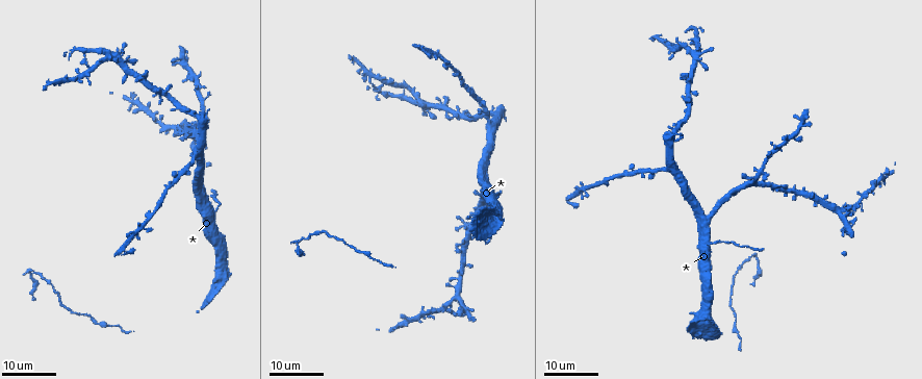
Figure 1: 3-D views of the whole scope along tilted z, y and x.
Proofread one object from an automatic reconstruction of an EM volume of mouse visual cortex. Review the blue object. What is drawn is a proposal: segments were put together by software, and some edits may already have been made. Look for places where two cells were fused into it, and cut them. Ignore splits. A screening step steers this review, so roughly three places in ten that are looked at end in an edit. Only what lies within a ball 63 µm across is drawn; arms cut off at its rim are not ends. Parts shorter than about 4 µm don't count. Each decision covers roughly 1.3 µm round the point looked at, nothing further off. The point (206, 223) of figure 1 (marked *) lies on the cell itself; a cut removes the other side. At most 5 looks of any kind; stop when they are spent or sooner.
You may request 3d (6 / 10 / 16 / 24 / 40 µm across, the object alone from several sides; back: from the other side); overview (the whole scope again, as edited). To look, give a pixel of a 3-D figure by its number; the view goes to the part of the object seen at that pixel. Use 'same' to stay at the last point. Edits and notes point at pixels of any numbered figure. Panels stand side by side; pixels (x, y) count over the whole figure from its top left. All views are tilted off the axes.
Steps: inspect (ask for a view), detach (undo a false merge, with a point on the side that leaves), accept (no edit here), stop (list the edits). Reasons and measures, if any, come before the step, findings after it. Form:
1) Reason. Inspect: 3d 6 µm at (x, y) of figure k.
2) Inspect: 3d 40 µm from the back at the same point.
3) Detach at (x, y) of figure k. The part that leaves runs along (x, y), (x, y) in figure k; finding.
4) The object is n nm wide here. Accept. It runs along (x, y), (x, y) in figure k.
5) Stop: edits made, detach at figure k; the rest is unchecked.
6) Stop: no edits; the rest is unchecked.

Inspect: 3d 24 µm at (488, 124) of figure 1.

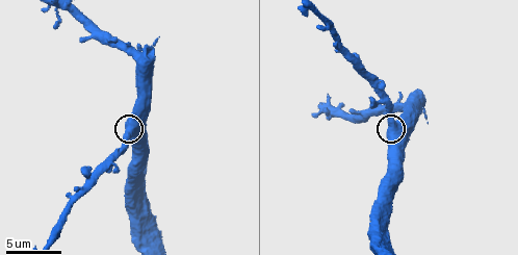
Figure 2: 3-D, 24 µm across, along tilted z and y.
Inspect: 3d 10 µm at (391, 126) of figure 2.

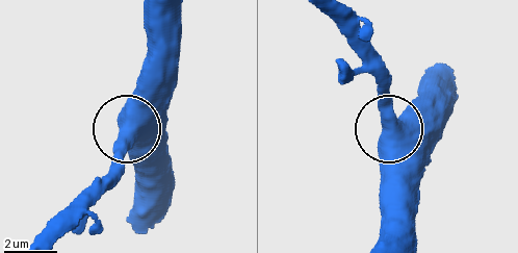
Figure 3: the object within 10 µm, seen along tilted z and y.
Inspect: 3d 6 µm at (126, 123) of figure 3.

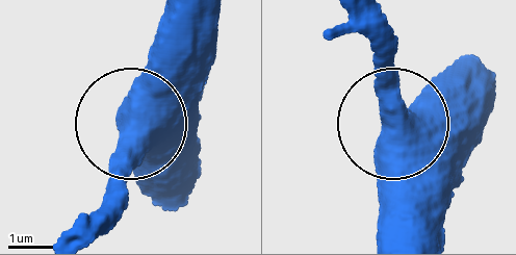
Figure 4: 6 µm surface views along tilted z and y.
The object is 530 nm wide here. Accept. Continuous, no second cell.

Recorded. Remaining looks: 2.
Inspect: 3d 24 µm at (709, 249) of figure 1.

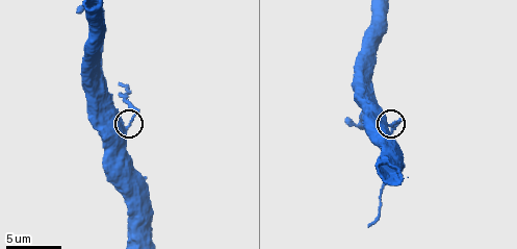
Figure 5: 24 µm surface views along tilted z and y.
Inspect: 3d 6 µm at (124, 129) of figure 5.

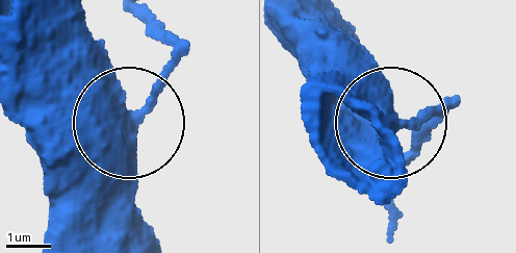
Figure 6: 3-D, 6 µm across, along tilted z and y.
Detach at (164, 76) of figure 6. The part that leaves runs along (129, 122), (166, 65), (166, 31), (142, 13) in figure 6; two cells meet here.

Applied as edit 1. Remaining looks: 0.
Stop: edits made, detach at figure 6; the rest is unchecked.

